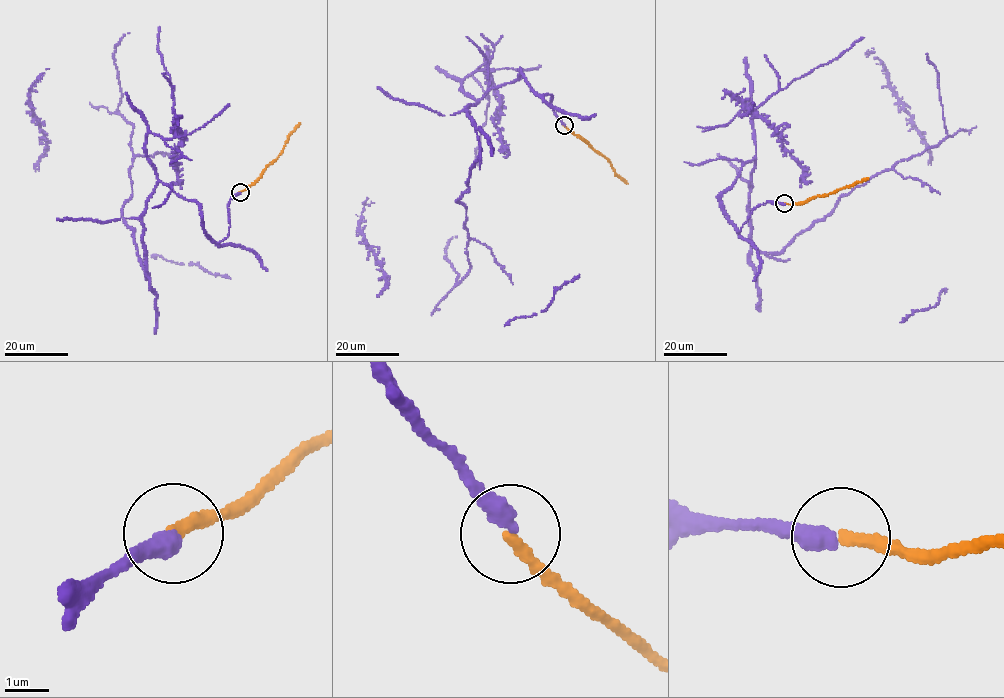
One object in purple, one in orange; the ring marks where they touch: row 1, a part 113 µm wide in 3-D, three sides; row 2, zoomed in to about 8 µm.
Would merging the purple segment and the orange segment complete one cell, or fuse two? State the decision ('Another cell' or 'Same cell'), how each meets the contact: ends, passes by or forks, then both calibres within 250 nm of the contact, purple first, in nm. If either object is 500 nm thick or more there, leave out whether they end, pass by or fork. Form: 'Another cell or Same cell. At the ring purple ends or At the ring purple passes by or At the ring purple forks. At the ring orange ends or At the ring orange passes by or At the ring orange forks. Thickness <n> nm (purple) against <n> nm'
Same cell. At the ring purple ends. At the ring orange ends. Thickness 440 nm (purple) against 240 nm

